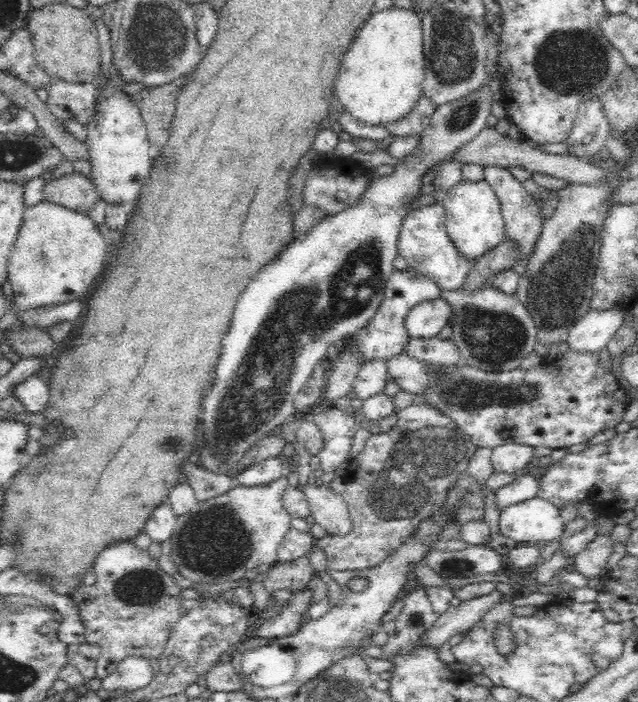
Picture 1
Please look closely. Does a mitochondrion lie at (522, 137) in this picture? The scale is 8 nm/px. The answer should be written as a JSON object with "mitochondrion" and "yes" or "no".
{"mitochondrion":"no"}

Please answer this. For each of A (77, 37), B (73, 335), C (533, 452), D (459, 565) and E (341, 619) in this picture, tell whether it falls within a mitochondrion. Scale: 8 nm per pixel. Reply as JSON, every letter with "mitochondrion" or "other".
{"A":"other","B":"other","C":"other","D":"mitochondrion","E":"other"}

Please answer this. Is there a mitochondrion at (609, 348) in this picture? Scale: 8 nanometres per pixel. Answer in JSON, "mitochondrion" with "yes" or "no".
{"mitochondrion":"no"}

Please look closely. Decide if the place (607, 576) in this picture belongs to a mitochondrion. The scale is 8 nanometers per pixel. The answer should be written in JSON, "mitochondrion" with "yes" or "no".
{"mitochondrion":"no"}

